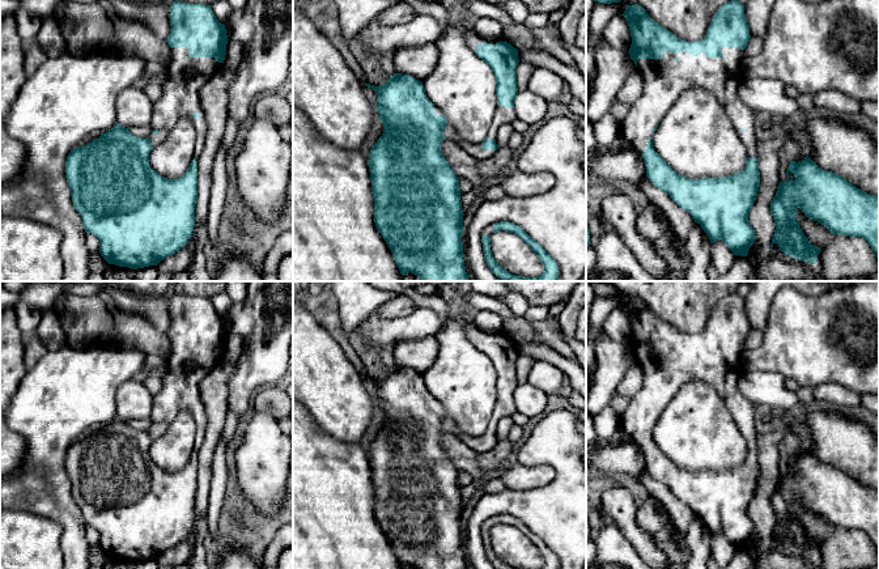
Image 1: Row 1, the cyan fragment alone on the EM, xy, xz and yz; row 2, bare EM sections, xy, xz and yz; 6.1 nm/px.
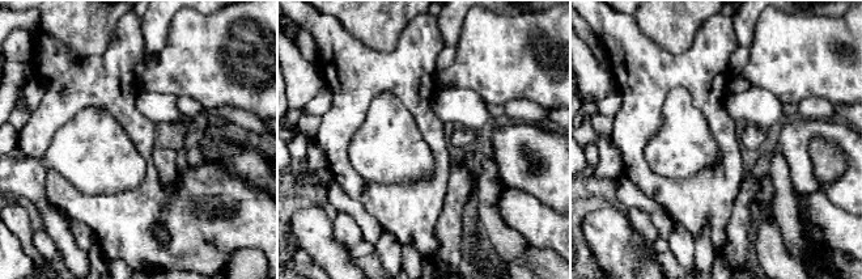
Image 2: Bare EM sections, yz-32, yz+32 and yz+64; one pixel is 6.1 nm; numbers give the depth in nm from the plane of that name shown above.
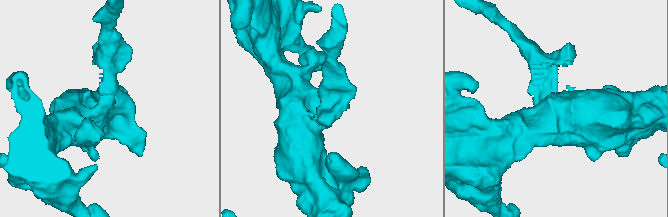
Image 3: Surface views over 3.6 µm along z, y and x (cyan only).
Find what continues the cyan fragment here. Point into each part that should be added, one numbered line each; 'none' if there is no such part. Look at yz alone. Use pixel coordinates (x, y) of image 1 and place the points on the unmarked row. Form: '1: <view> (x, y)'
1: yz (665, 373)

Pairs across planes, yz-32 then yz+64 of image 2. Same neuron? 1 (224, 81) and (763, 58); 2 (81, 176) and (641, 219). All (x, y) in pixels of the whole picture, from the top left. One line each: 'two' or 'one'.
1: one
2: two

